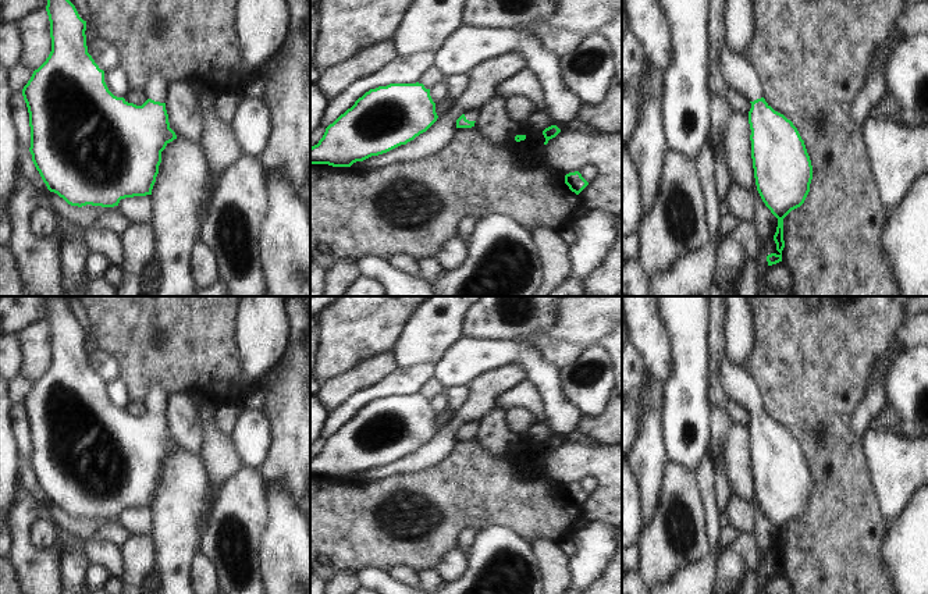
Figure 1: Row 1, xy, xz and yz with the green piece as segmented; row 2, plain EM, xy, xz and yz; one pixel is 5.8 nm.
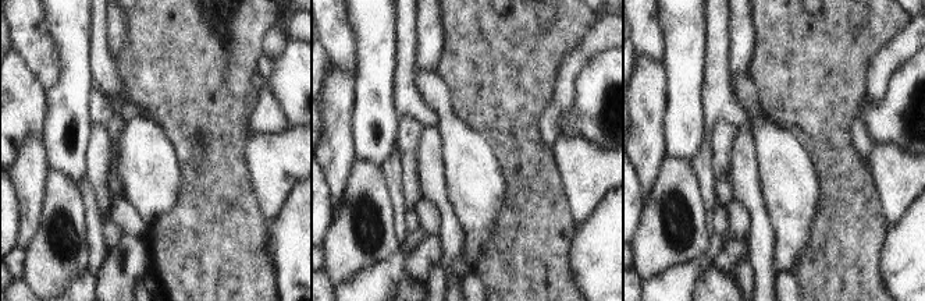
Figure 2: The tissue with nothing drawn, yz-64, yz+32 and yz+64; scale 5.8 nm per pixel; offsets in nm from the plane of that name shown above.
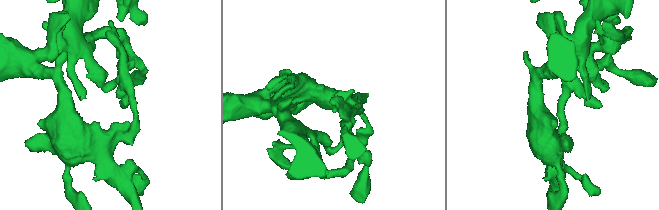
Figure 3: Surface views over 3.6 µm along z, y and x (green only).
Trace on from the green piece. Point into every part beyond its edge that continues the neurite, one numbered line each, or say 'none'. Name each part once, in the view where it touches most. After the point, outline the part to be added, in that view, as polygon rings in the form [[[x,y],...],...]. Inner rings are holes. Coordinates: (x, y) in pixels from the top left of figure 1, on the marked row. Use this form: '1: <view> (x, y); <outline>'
1: xy (156, 86); [[[159,71],[150,74],[147,77],[146,85],[143,88],[143,92],[147,99],[152,99],[154,102],[164,103],[166,102],[166,93],[168,89],[167,79],[163,74]]]

